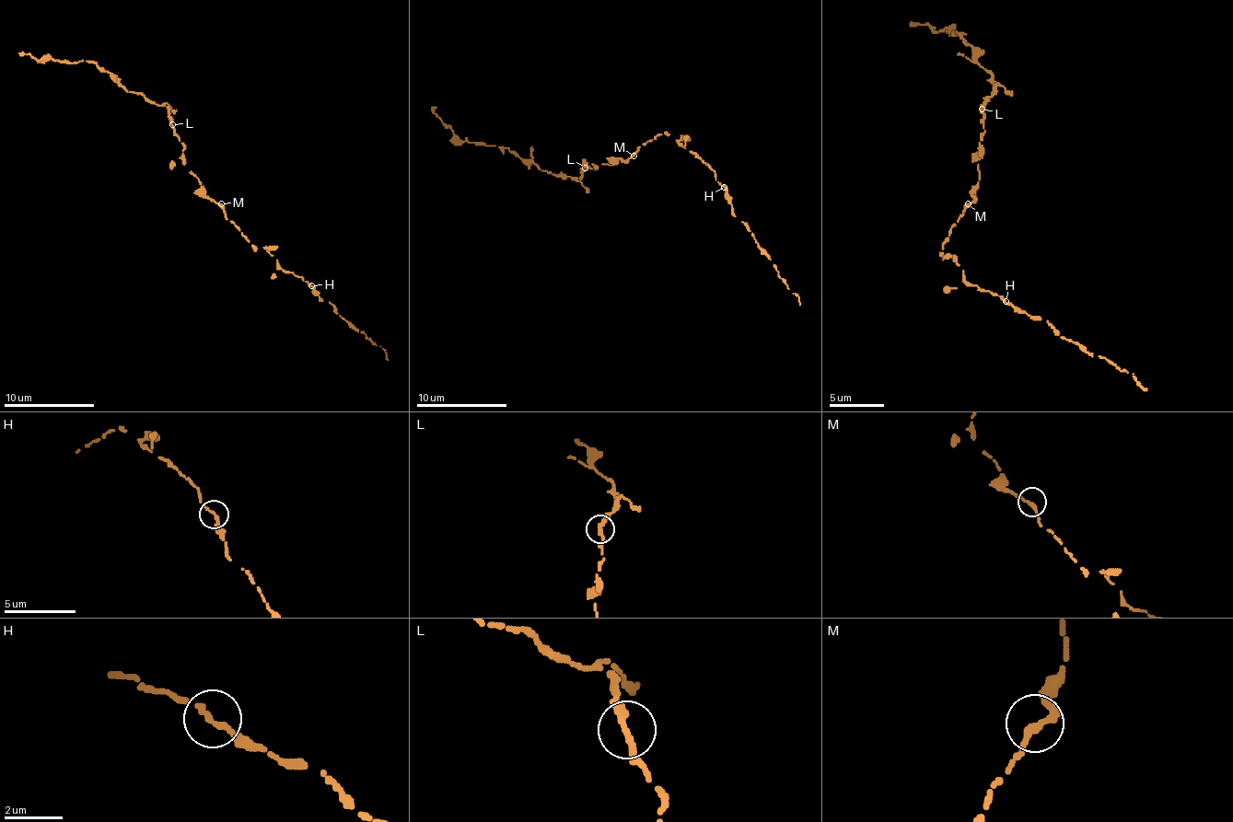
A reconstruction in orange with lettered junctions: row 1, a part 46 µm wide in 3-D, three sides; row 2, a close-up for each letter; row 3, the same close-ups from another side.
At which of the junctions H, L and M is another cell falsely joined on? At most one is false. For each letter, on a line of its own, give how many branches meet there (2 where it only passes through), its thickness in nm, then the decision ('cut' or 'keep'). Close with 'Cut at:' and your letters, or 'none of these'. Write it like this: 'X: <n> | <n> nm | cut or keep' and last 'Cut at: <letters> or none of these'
H: 2 | 240 nm | keep
L: 2 | 260 nm | keep
M: 2 | 240 nm | keep
Cut at: none of these

